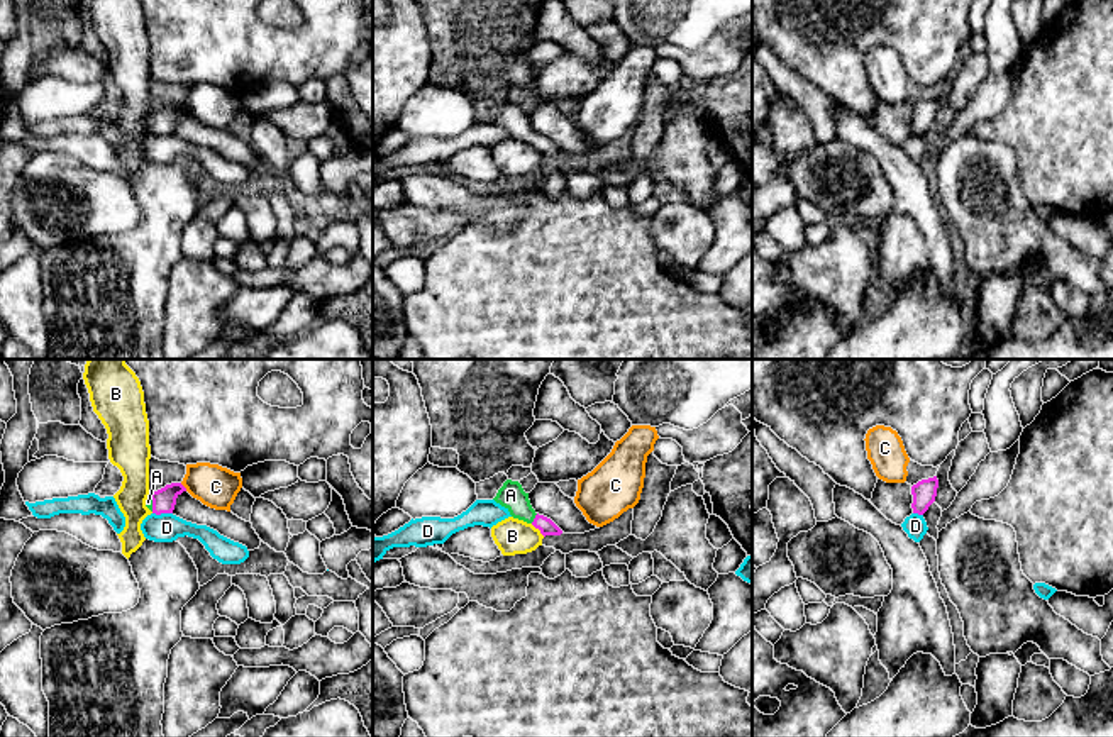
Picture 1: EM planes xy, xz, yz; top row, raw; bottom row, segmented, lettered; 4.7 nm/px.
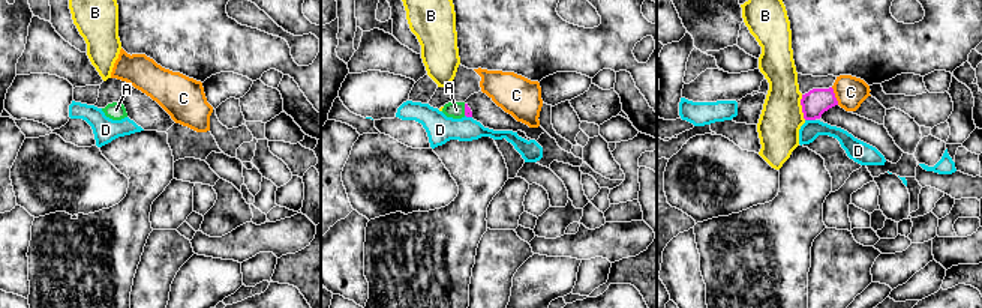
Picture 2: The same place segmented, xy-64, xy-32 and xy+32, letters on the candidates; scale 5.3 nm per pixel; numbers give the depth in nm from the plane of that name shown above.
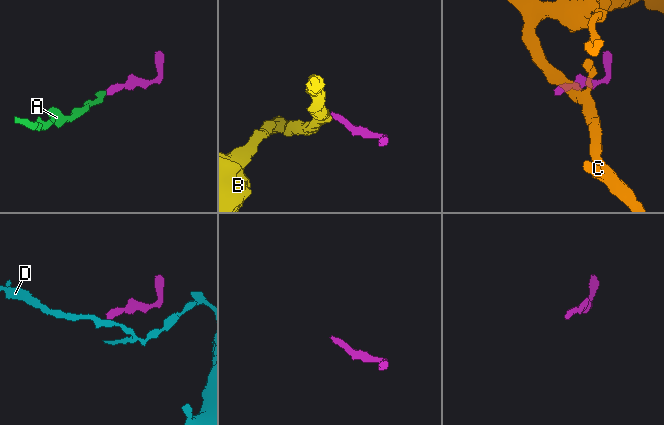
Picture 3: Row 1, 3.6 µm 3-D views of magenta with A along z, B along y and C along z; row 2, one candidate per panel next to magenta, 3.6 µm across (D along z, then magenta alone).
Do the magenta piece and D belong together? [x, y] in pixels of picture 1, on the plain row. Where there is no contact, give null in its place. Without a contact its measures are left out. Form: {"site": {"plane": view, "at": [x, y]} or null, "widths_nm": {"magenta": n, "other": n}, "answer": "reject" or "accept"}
{"site": {"plane": "xy", "at": [163, 132]}, "widths_nm": {"magenta": 110, "other": 140}, "answer": "reject"}

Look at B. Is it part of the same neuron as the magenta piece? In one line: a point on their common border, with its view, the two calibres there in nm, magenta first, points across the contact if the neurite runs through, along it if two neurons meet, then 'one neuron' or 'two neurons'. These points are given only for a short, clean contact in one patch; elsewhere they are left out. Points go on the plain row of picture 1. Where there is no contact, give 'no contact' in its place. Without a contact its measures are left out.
contact xz (537, 148); calibres 80 and 170 nm; border xz (531, 144), (544, 156); two neurons

